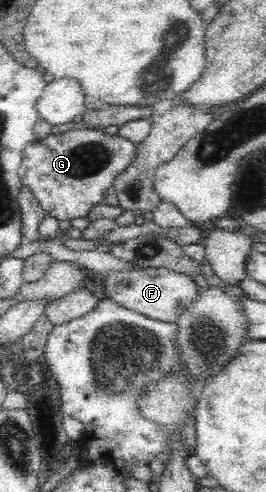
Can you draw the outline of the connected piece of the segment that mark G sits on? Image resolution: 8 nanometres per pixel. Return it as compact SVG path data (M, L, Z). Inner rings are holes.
M76 127L64 133L51 133L42 139L34 138L23 150L22 166L19 171L23 186L28 186L48 215L57 220L84 218L90 208L103 202L102 192L110 191L112 182L133 162L137 145L118 134Z

